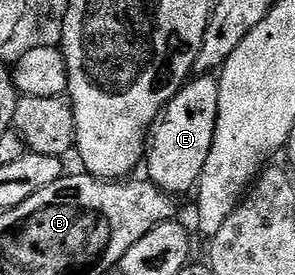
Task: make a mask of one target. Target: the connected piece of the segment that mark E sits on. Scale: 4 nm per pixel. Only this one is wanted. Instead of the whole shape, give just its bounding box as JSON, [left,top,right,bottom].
[146,77,220,195]

